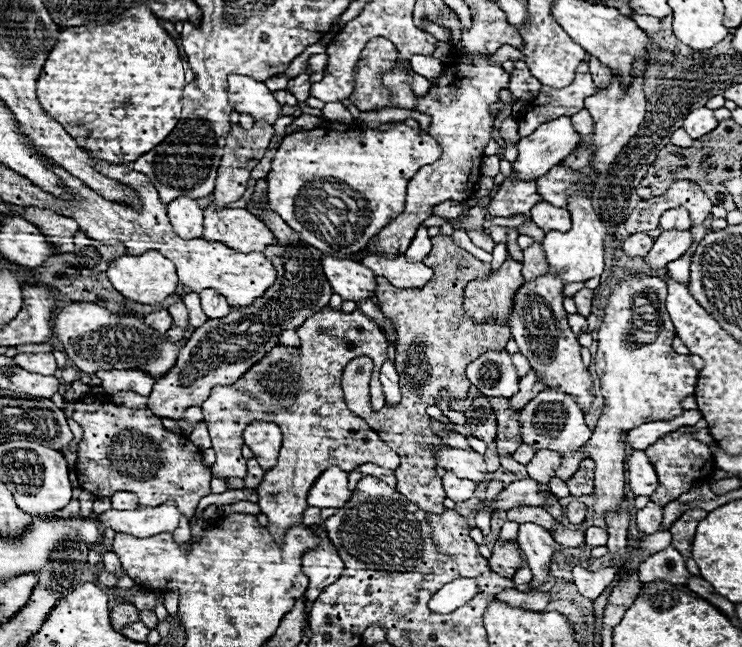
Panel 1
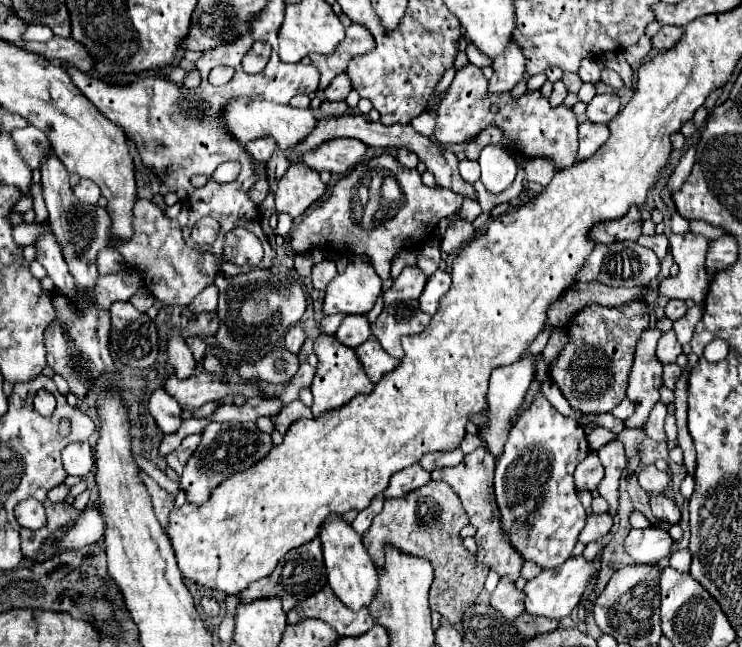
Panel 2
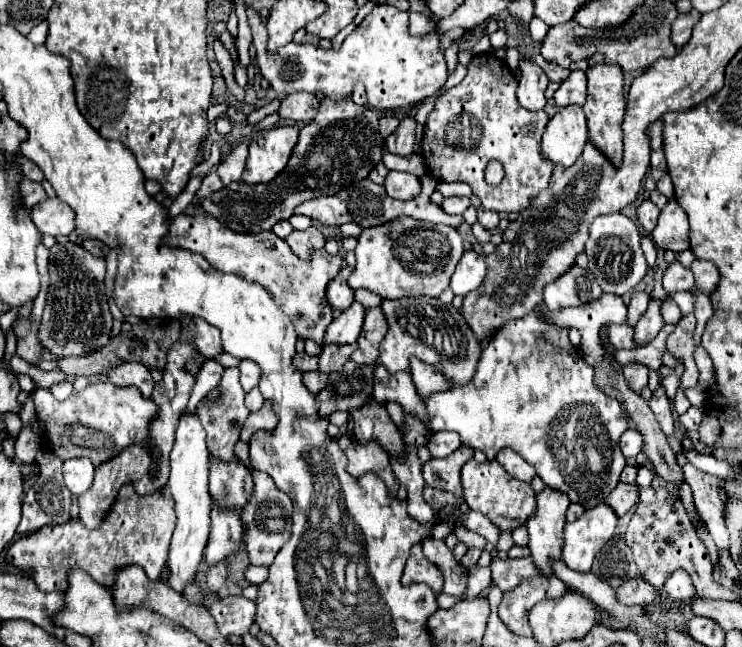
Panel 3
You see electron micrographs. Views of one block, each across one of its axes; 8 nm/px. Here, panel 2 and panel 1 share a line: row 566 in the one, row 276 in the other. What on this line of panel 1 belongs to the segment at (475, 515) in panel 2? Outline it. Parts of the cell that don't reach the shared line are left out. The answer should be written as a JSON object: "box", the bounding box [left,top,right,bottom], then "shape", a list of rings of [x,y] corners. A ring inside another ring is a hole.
{"box":[464,260,522,324],"shape":[[[506,260],[502,268],[484,280],[474,280],[464,290],[464,310],[468,318],[476,324],[496,320],[502,324],[510,322],[512,300],[518,292],[522,280],[522,264],[516,260]]]}

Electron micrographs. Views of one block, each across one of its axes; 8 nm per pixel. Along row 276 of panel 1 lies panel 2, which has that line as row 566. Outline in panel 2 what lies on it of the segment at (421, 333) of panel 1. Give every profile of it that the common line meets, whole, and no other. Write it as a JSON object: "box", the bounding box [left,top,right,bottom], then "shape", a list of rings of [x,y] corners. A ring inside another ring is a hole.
{"box":[362,482,488,624],"shape":[[[428,482],[404,498],[386,498],[382,512],[374,516],[370,530],[362,536],[362,542],[378,568],[384,568],[384,546],[394,546],[400,552],[430,560],[434,568],[430,610],[440,612],[450,624],[458,624],[462,622],[468,606],[476,604],[488,576],[488,568],[478,566],[474,554],[470,554],[462,544],[460,530],[466,524],[468,516],[454,490],[450,490],[444,482]]]}

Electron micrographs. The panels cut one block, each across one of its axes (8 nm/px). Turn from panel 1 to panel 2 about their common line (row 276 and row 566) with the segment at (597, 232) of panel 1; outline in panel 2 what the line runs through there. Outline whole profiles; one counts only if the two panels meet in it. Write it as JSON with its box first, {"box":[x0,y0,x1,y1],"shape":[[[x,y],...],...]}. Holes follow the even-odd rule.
{"box":[524,556,594,620],"shape":[[[582,556],[578,558],[568,558],[560,568],[556,570],[544,570],[540,572],[534,580],[530,580],[524,586],[524,604],[526,604],[526,612],[532,616],[540,616],[540,618],[552,618],[552,620],[562,620],[566,616],[570,616],[570,612],[578,606],[590,576],[594,574],[594,564],[584,560]]]}

